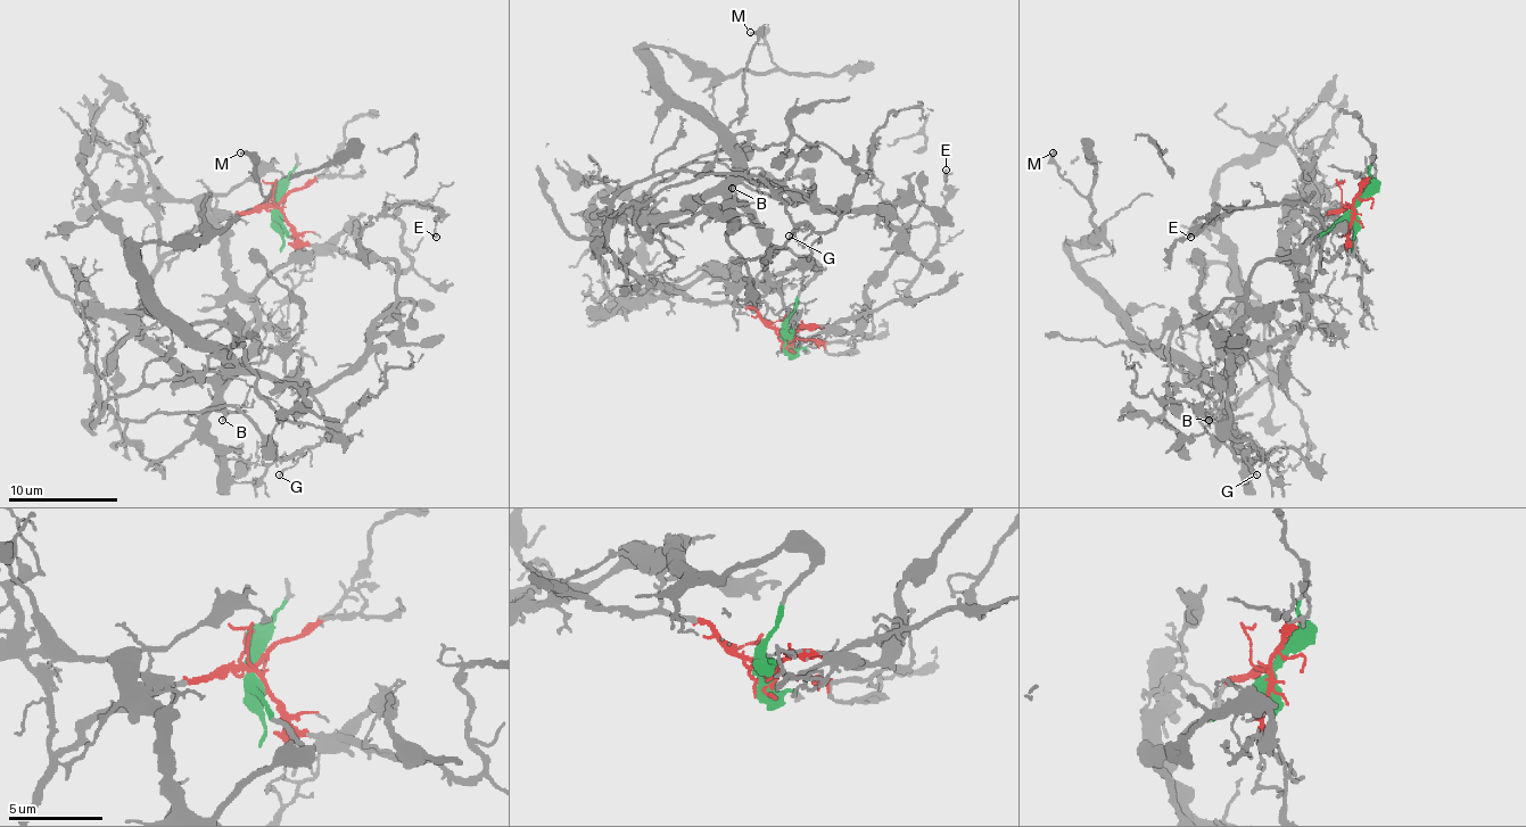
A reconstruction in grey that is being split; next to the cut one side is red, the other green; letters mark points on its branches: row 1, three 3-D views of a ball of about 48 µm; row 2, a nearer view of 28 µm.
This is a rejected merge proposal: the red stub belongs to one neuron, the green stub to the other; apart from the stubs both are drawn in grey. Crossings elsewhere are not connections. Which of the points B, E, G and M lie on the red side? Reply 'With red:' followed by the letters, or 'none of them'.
With red: E, G

